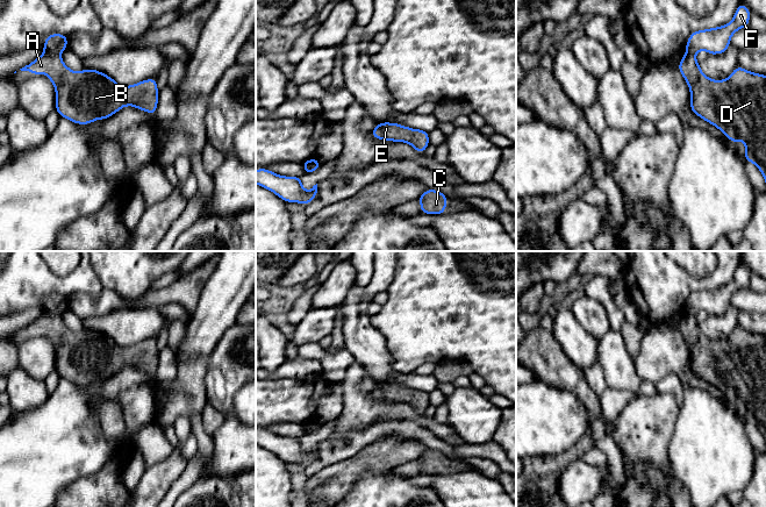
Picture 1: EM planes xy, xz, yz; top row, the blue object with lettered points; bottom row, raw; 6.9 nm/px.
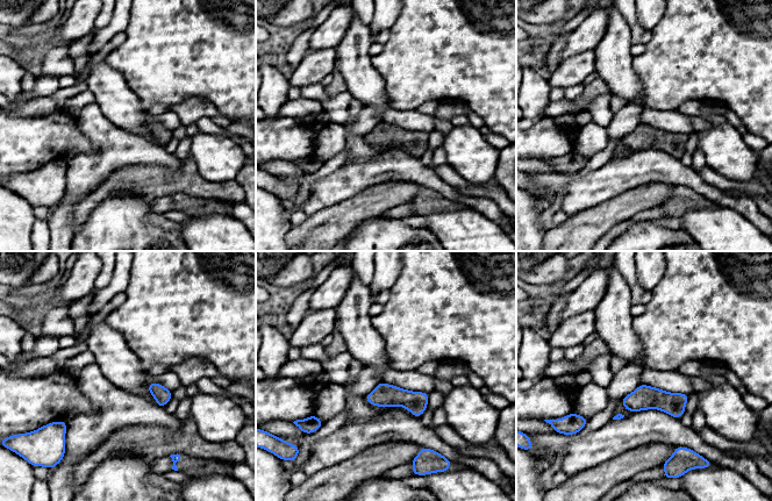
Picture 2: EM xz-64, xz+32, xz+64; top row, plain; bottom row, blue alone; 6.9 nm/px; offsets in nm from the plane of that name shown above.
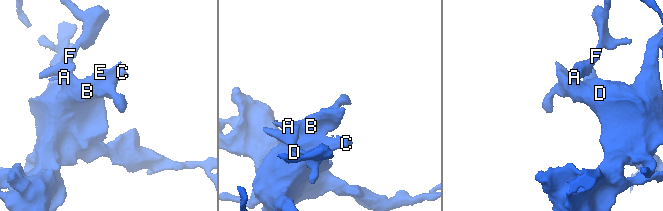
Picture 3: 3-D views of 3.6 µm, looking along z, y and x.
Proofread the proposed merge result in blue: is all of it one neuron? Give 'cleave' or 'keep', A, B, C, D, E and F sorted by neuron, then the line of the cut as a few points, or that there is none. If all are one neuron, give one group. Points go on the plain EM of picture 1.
cleave; A B C D E / F; cut in xy along (44, 312), (58, 315)

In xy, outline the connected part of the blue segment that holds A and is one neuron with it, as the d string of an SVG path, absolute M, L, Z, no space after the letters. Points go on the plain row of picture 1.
M43 313L20 330L30 331L33 337L44 334L56 351L56 372L77 385L106 380L126 366L149 374L157 371L159 352L153 338L120 347L109 336L93 329L72 331L59 315L52 313Z

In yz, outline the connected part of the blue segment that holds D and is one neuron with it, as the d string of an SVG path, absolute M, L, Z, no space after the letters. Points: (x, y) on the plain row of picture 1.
M685 314L678 326L690 351L690 372L718 388L732 404L745 404L745 420L754 423L766 443L766 336L740 327L724 341L708 338L695 315Z

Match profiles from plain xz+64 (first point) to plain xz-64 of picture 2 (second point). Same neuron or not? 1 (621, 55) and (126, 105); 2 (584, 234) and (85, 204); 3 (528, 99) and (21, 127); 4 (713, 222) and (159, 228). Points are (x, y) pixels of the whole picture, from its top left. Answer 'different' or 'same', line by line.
1: same
2: same
3: different
4: different

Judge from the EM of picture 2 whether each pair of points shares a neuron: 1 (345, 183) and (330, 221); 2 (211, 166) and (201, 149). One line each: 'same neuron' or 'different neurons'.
1: different neurons
2: same neuron

